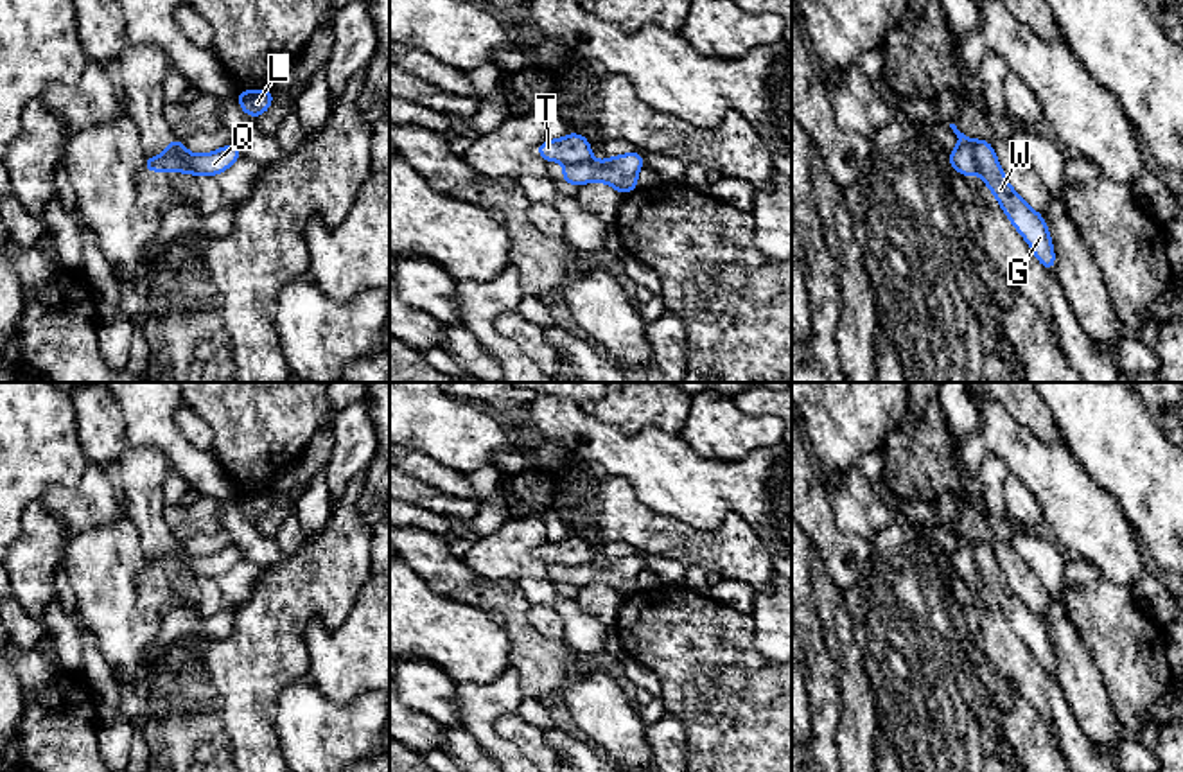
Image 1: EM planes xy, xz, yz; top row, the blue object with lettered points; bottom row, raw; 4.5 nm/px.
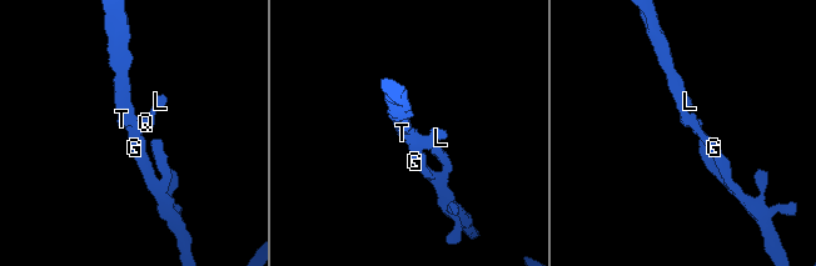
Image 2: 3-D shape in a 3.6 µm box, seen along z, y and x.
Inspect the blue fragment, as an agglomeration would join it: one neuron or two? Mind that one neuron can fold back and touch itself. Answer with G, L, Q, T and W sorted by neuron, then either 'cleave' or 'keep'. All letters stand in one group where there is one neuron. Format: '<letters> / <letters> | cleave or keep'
G L Q W / T | cleave

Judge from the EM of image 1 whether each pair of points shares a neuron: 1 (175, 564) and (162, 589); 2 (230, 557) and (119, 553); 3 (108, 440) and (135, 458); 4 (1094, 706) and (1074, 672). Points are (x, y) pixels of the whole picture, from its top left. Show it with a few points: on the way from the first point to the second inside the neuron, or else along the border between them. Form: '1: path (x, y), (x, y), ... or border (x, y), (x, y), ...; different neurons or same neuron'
1: path (169, 570), (162, 584); same neuron
2: border (128, 514), (146, 555); different neurons
3: border (128, 444), (115, 462); different neurons
4: path (1086, 697), (1079, 681); same neuron

